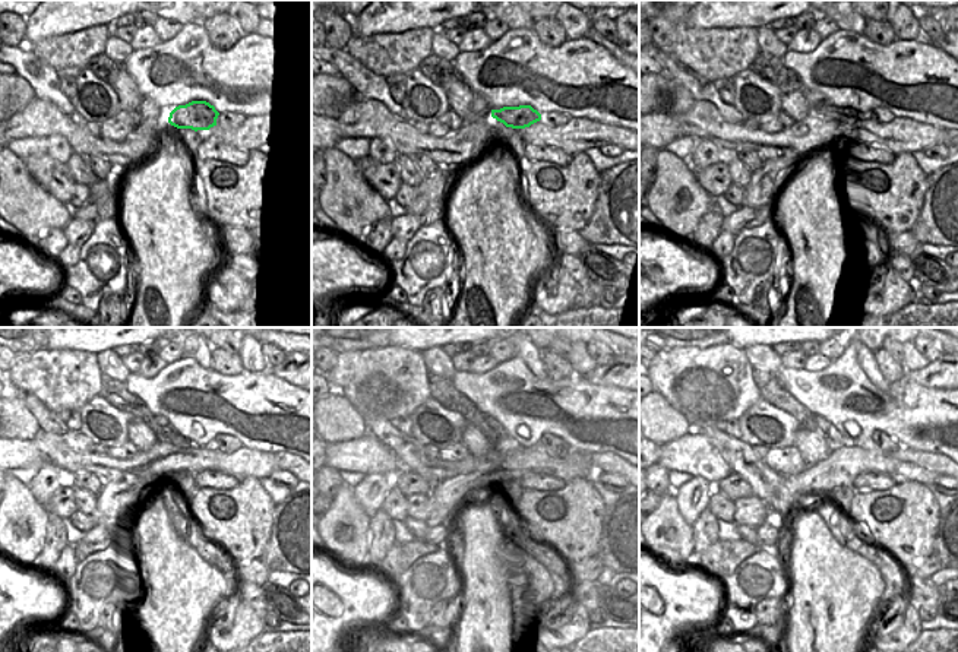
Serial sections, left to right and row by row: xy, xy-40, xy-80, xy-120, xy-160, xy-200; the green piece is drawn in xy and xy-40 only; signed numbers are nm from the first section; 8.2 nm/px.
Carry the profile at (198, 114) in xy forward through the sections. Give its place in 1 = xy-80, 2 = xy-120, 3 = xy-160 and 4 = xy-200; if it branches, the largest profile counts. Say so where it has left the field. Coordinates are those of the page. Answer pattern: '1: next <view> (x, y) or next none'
1: next xy-80 (840, 114)
2: next xy-120 (114, 392)
3: next xy-160 (442, 391)
4: next xy-200 (767, 383)

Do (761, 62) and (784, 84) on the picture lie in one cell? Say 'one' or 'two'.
one

